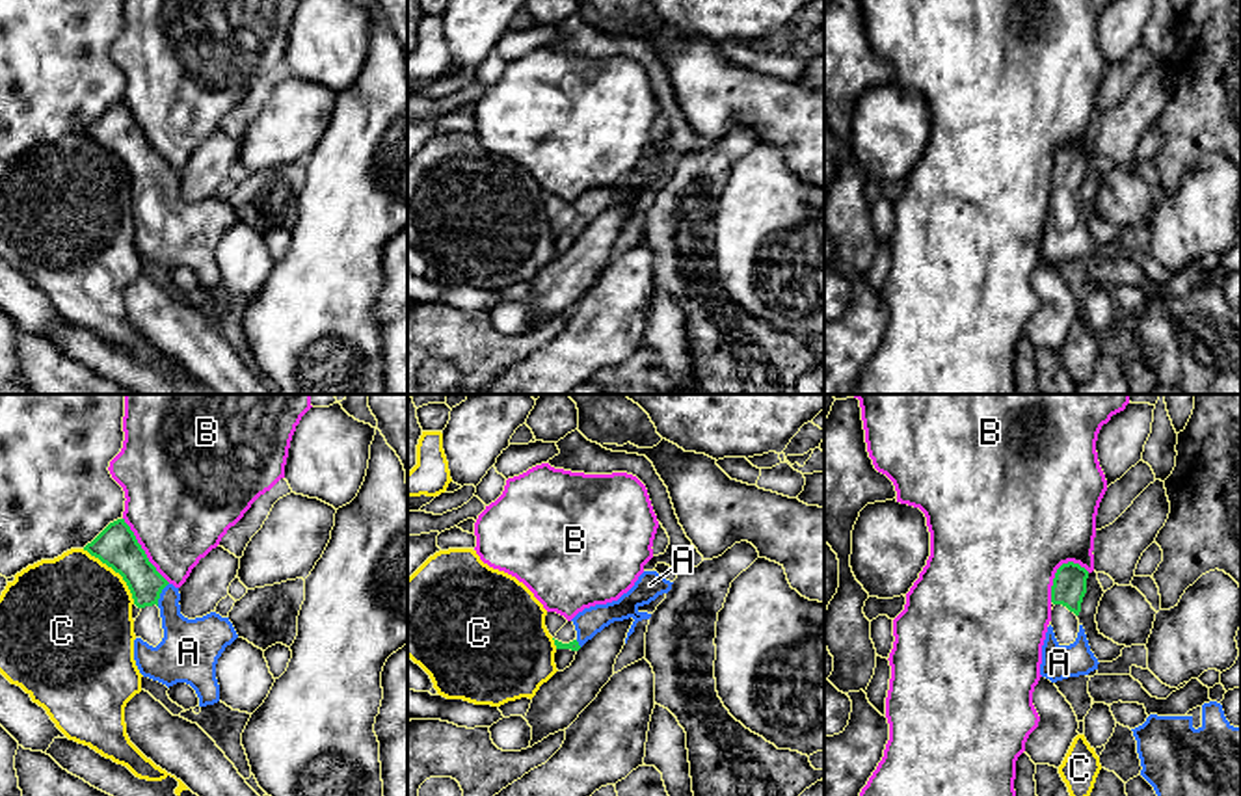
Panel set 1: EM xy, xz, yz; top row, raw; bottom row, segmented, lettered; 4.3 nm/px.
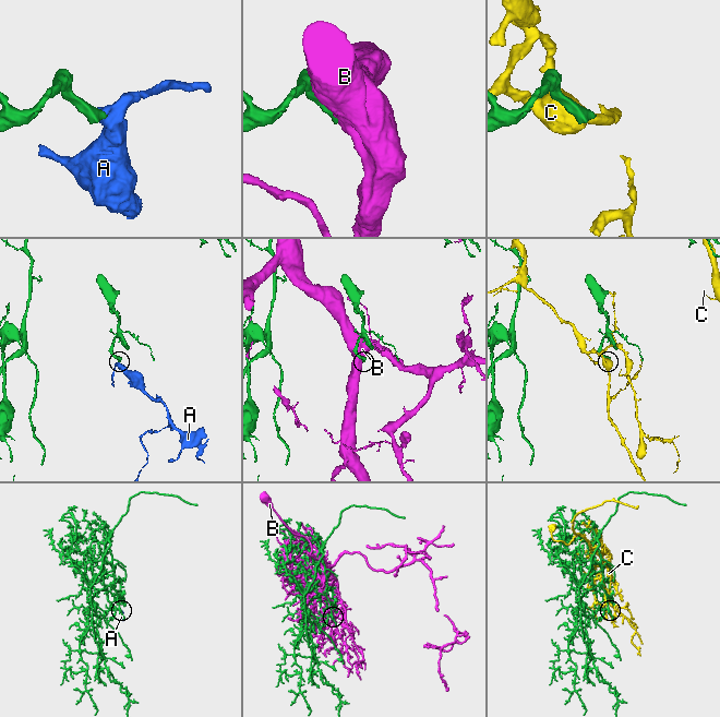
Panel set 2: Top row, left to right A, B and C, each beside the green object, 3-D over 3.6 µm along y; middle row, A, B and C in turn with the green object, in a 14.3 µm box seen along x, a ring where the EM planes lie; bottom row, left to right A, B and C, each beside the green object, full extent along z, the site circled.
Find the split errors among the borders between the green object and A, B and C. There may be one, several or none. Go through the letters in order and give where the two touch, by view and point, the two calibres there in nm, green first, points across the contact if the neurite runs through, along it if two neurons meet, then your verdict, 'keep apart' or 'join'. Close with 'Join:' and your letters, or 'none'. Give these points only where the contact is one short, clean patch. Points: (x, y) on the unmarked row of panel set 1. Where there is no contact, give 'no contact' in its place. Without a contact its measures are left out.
A: contact xy (160, 175); calibres 160 and 200 nm; way xy (120, 134), (160, 175), (186, 225); join
B: contact xy (144, 134); calibres 180 and 460 nm; keep apart
C: contact xy (116, 155); calibres 180 and 500 nm; keep apart
Join: A

